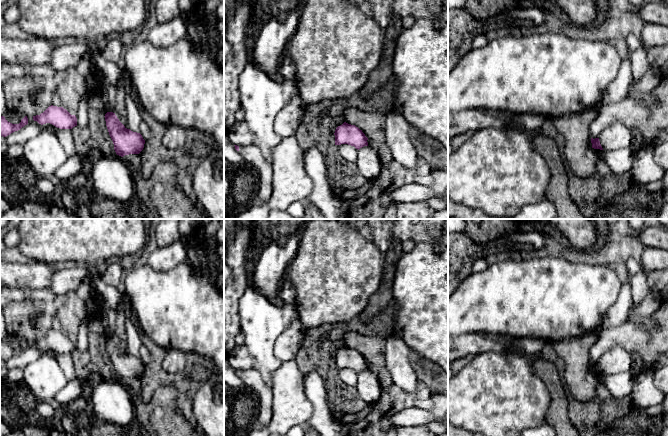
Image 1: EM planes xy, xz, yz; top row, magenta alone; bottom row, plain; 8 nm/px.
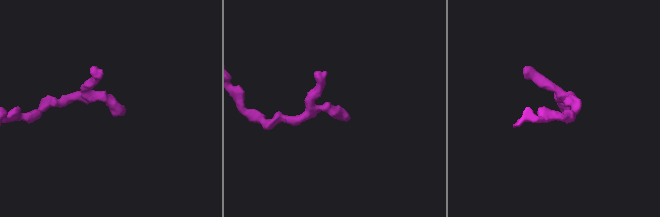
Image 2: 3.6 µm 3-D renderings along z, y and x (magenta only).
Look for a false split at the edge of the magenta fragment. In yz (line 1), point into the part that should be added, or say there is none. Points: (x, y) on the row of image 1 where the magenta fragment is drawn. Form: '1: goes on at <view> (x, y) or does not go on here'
1: does not go on here

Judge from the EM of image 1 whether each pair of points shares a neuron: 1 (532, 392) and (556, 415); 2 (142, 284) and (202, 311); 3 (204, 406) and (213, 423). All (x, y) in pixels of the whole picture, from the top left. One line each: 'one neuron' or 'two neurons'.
1: two neurons
2: one neuron
3: one neuron

